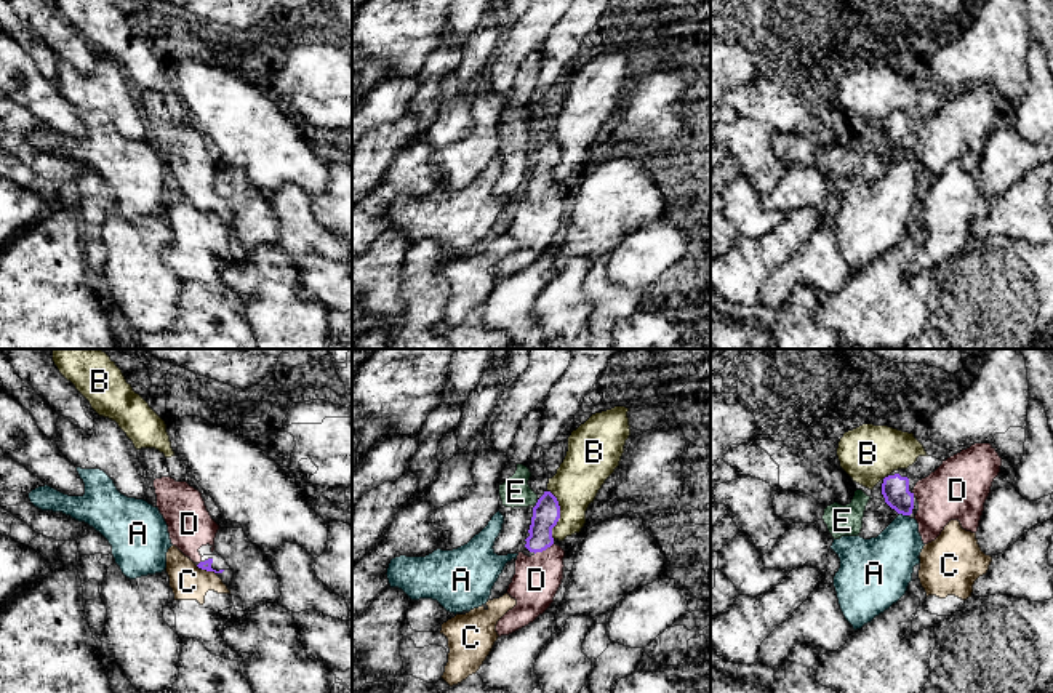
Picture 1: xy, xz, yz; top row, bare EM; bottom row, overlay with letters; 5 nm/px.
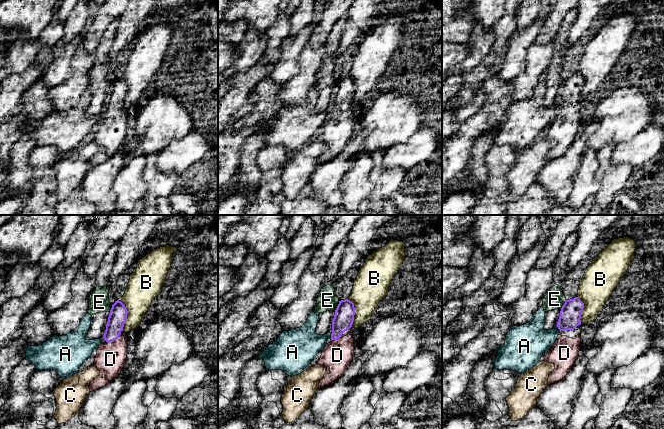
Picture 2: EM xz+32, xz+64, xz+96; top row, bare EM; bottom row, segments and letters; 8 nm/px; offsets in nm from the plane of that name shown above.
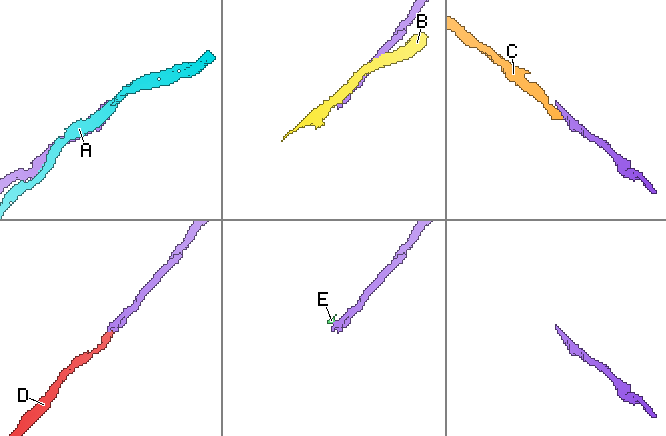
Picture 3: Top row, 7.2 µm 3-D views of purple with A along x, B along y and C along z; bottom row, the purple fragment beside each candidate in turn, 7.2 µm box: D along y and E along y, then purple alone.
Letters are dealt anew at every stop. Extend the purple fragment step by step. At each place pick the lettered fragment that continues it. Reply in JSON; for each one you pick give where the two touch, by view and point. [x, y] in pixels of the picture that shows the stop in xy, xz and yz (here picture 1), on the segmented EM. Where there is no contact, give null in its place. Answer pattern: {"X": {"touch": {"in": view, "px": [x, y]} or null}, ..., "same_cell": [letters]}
{"D": {"touch": {"in": "xz", "px": [543, 549]}}, "same_cell": ["D"]}

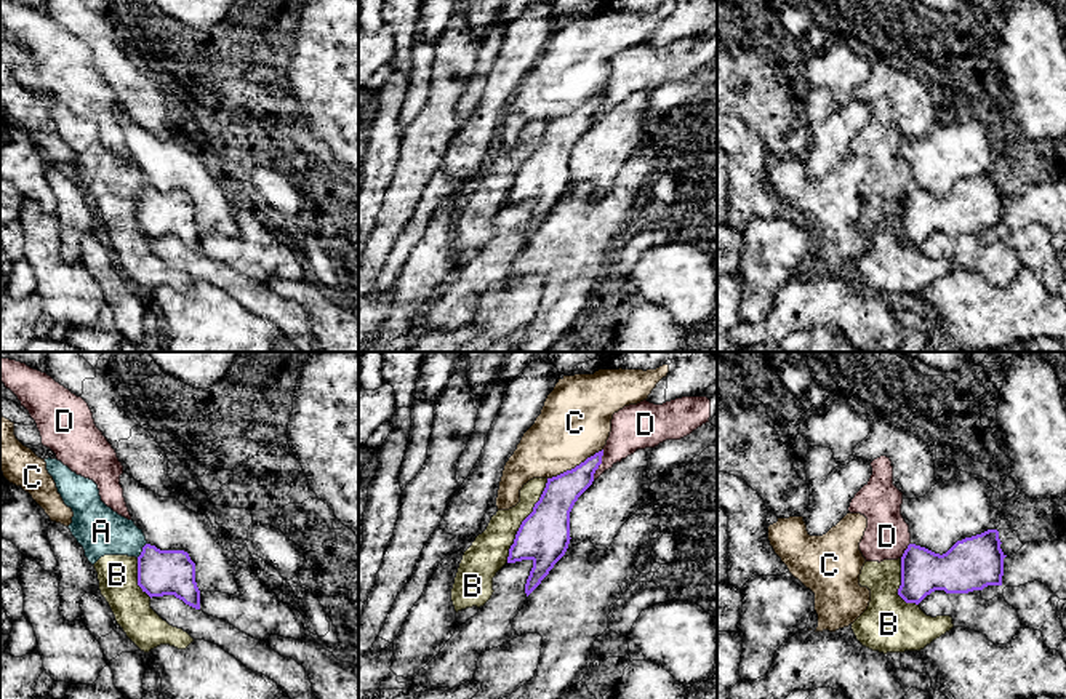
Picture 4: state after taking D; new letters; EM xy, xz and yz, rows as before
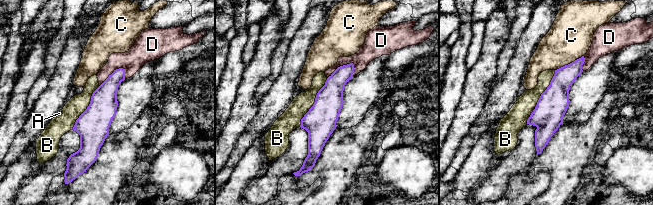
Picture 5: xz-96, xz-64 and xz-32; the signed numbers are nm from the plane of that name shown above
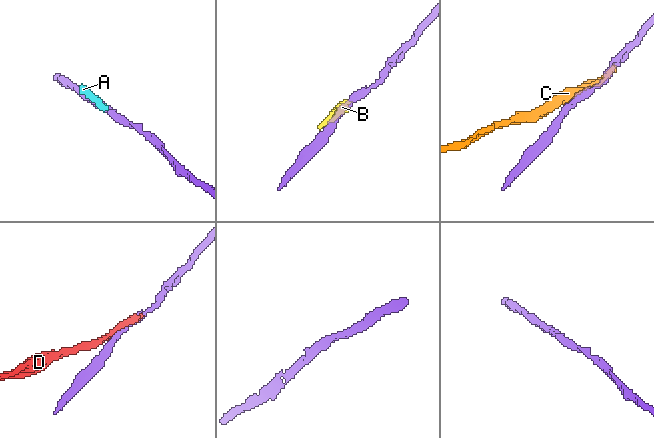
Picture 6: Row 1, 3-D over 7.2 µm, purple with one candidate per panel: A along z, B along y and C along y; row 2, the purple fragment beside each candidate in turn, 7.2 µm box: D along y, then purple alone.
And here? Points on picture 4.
{"same_cell": []}

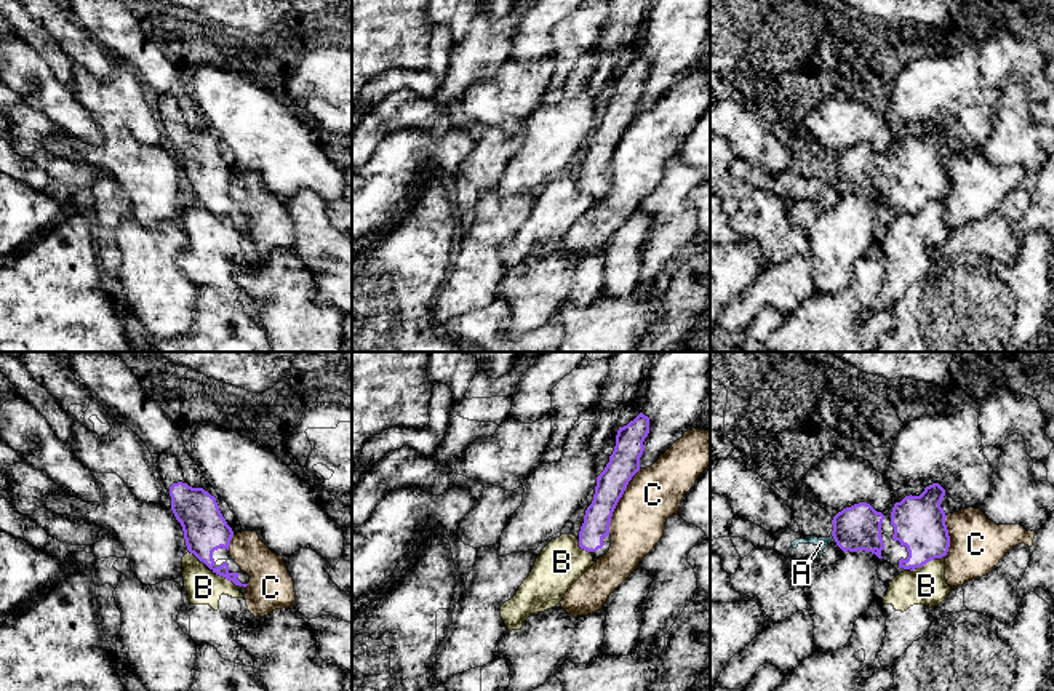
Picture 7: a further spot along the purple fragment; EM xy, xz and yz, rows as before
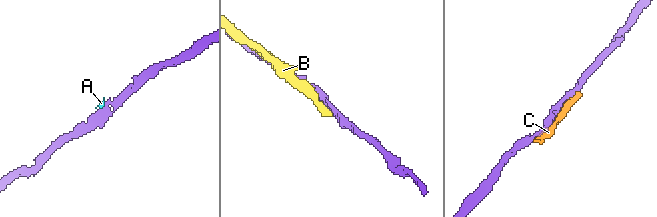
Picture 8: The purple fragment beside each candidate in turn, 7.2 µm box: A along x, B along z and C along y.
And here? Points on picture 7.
{"same_cell": []}

